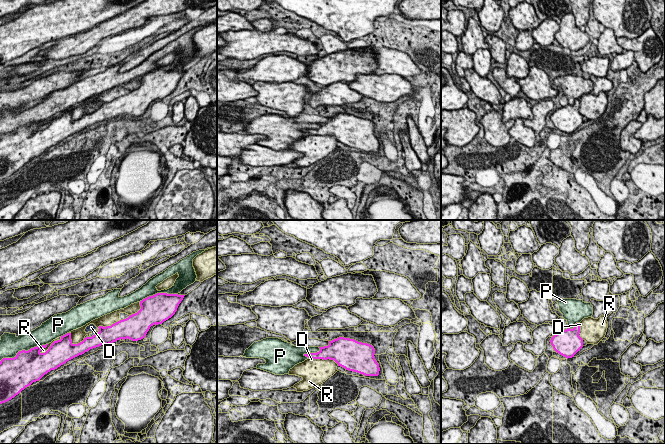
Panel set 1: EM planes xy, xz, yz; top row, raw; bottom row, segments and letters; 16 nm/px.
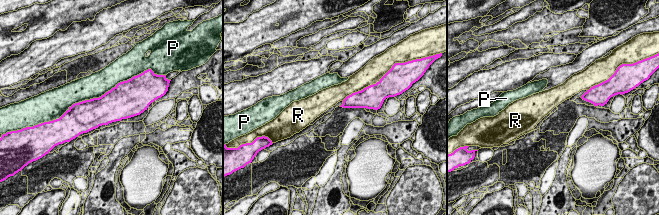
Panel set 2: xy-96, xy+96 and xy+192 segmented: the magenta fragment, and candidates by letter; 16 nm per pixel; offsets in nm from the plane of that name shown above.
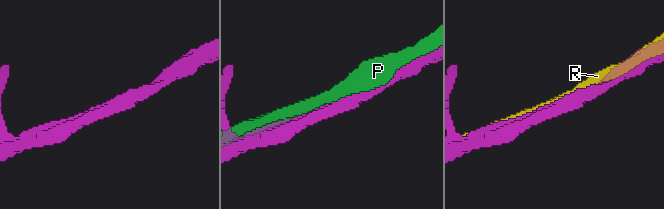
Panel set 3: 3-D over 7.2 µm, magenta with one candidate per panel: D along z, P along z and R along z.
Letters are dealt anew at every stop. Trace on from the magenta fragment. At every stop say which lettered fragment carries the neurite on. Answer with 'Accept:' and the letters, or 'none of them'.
Accept: none of them

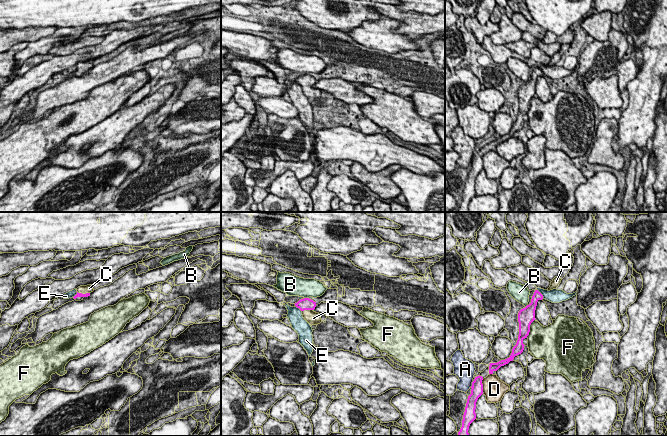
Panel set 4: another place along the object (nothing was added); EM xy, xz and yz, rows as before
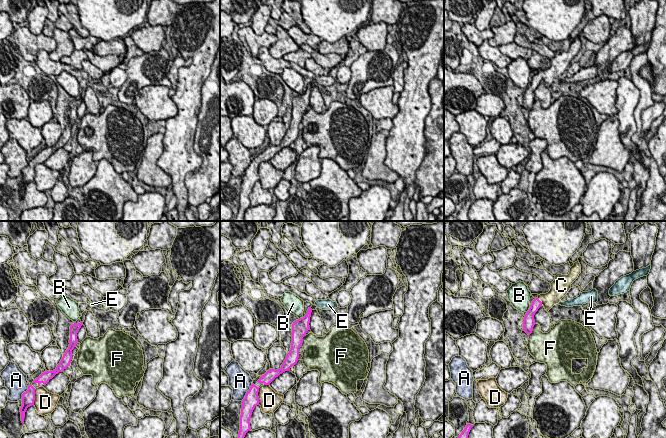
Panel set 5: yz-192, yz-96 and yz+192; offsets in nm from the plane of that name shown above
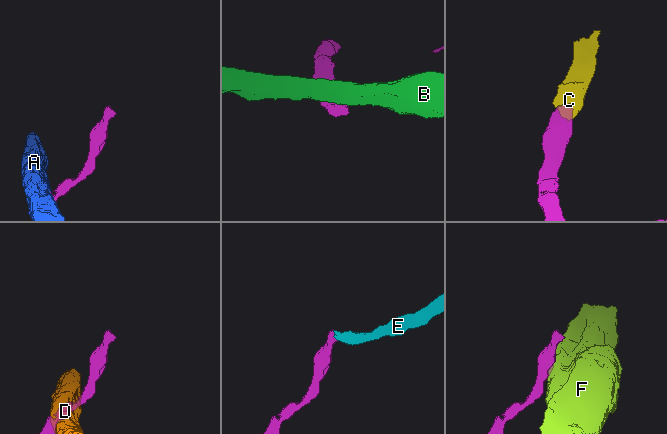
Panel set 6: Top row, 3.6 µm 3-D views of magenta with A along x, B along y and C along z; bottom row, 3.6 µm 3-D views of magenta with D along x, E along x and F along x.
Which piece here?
Accept: C

